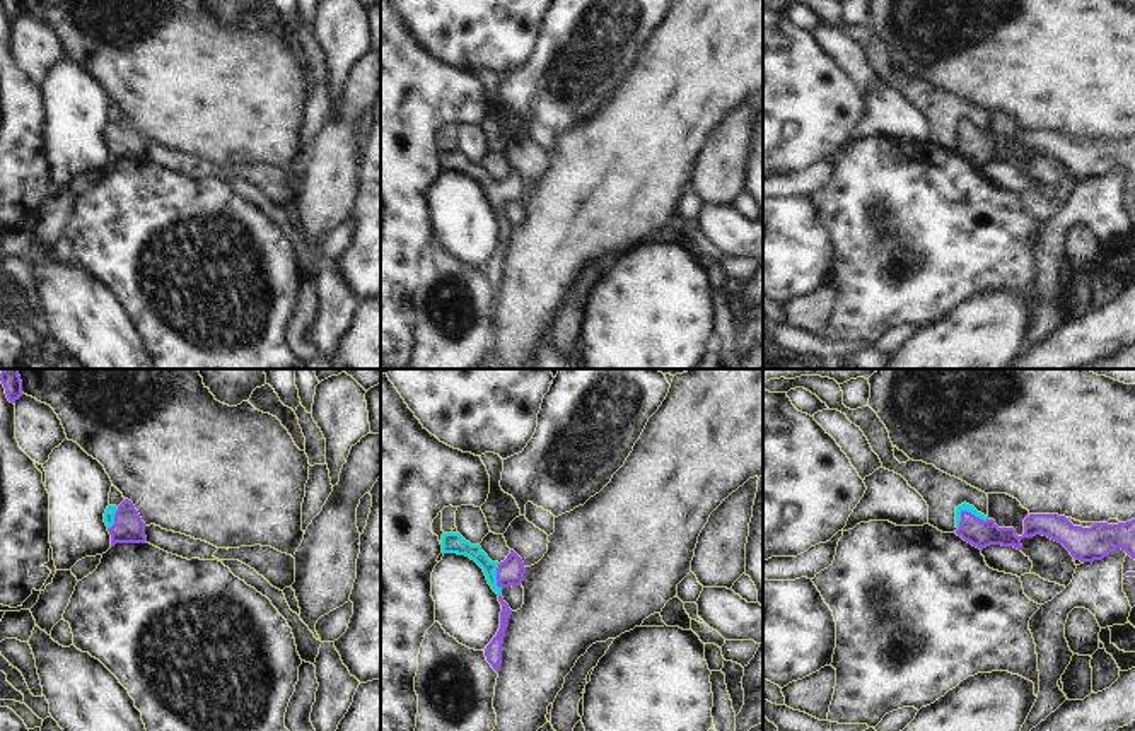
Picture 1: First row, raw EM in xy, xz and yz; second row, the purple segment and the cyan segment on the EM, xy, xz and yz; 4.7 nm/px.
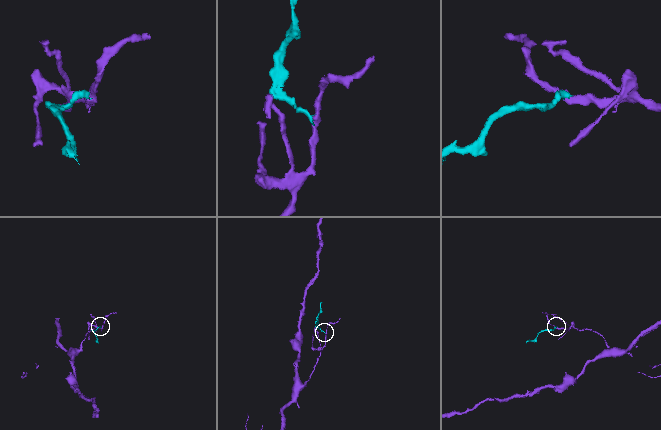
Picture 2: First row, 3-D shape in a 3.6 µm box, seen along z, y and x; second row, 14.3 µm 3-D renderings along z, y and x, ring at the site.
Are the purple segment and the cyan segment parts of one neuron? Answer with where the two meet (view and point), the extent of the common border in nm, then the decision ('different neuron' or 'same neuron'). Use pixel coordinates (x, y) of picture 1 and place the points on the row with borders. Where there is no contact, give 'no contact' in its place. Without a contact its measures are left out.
contact yz (966, 511); length 150 nm; same neuron

